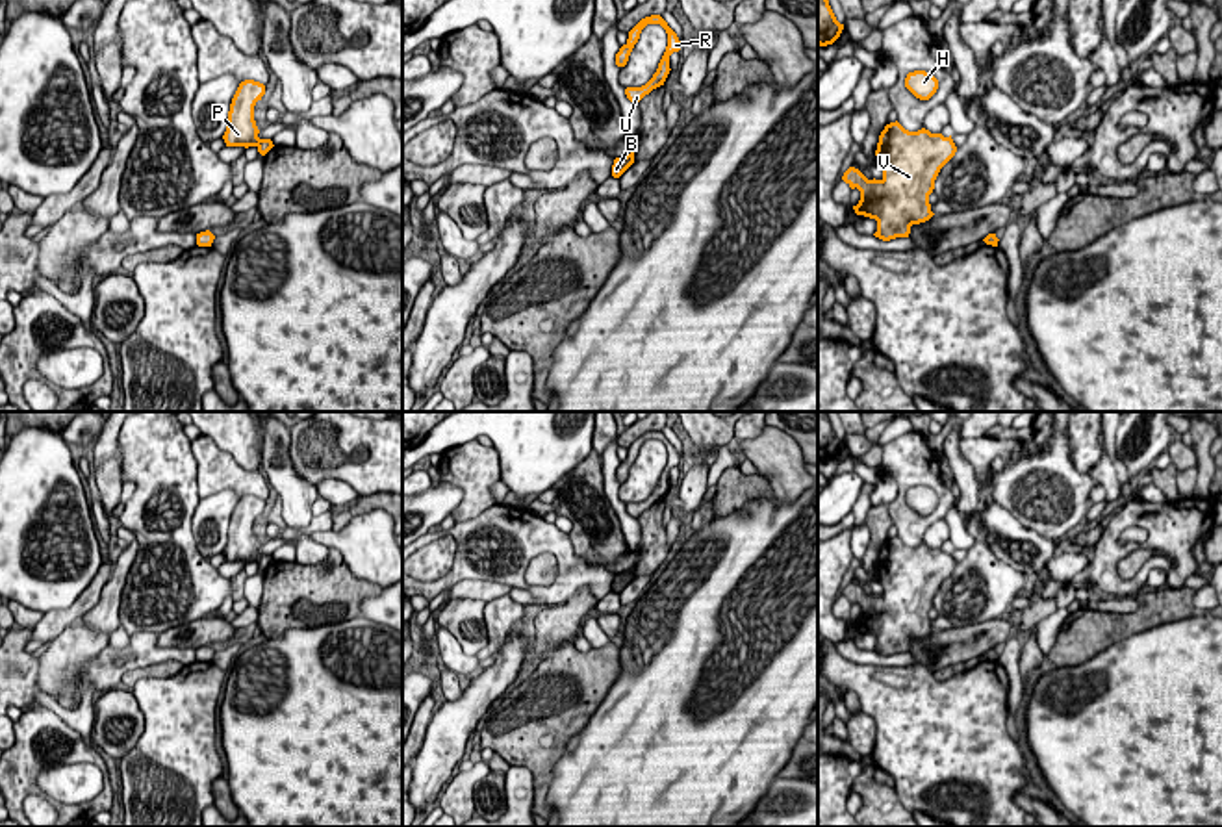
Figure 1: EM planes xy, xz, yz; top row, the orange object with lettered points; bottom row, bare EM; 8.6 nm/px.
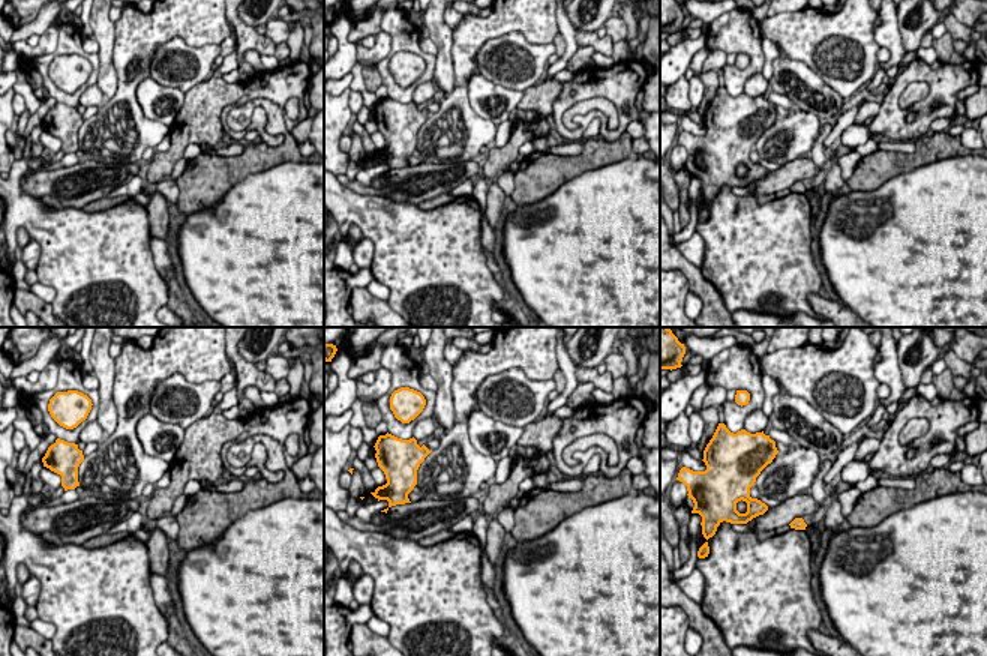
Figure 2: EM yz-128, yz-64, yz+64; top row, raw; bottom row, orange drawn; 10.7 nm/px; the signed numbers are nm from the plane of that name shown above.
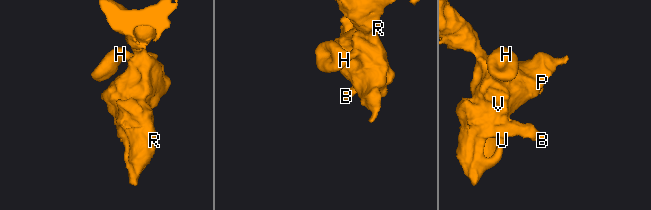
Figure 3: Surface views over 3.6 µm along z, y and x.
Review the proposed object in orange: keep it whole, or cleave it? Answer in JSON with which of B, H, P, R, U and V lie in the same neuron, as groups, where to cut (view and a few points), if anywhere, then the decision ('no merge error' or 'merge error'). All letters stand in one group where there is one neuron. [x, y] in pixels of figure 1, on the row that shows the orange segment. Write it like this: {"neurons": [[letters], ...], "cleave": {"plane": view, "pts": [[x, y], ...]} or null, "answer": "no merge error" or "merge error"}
{"neurons": [["B", "H", "P", "R", "U", "V"]], "cleave": null, "answer": "no merge error"}

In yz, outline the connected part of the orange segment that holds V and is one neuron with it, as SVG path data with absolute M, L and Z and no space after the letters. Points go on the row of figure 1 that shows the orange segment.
M897 121L885 126L875 156L883 171L881 180L868 180L859 169L849 167L842 180L860 191L853 206L857 215L877 221L875 237L890 241L909 237L910 226L929 221L929 195L940 169L955 156L957 146L942 134L905 130Z

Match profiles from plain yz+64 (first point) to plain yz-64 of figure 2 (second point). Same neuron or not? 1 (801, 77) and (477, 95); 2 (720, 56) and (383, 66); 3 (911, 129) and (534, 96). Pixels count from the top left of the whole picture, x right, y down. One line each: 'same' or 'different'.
1: same
2: different
3: different

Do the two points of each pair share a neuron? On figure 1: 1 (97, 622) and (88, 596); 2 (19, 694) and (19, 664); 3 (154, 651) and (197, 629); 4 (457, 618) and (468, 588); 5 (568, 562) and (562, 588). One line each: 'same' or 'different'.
1: different
2: same
3: different
4: different
5: same

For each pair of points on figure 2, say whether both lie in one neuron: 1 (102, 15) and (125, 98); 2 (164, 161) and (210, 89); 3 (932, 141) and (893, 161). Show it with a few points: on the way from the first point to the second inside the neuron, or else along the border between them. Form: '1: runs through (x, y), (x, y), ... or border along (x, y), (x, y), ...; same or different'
1: border along (113, 23), (113, 66), (117, 87); different
2: runs through (179, 143), (180, 137), (200, 117), (203, 107); same
3: runs through (923, 150), (912, 161), (902, 161); same

